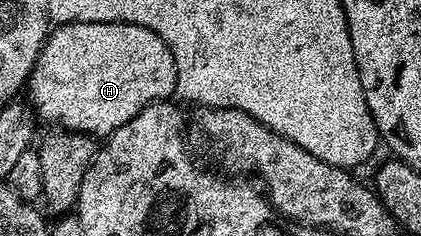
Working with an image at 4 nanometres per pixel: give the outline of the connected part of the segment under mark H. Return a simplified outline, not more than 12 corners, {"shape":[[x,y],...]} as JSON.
{"shape":[[71,21],[26,82],[35,116],[107,138],[176,92],[146,27]]}

